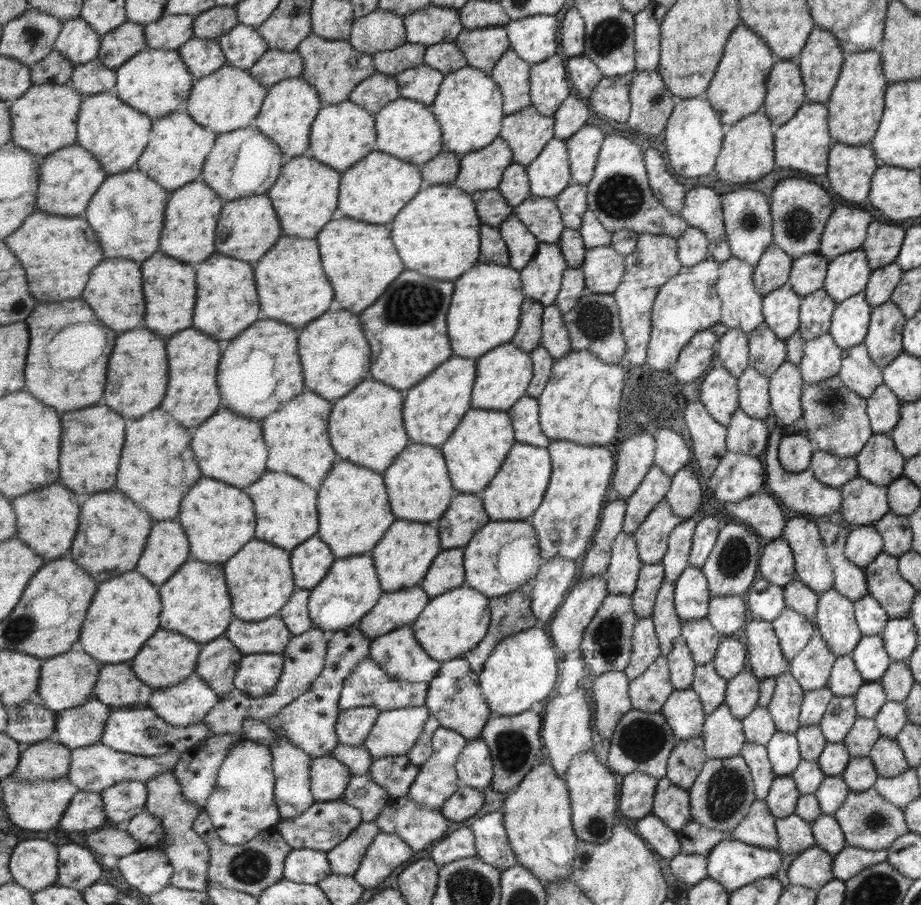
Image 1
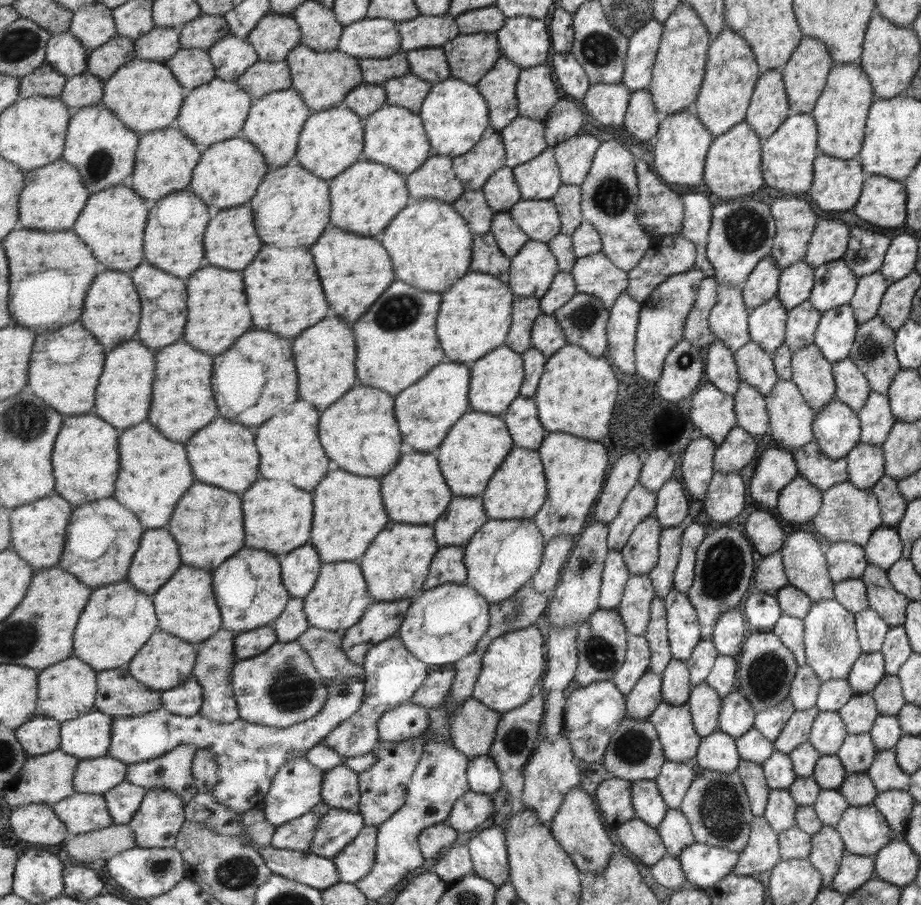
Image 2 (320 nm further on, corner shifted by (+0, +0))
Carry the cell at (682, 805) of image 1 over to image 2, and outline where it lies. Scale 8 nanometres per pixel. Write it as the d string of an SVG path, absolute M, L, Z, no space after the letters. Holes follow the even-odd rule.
M656 780L632 781L632 797L637 818L654 827L664 821L670 808L664 801Z

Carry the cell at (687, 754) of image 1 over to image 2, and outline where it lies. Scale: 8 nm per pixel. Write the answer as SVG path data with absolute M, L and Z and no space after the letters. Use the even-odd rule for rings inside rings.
M666 761L659 777L656 778L660 793L670 809L679 809L690 786L696 780L691 763Z

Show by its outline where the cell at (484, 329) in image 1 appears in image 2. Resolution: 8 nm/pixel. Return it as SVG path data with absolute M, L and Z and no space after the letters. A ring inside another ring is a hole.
M474 270L450 288L442 296L443 306L437 320L437 332L447 356L446 360L472 365L487 353L506 344L512 326L516 294L509 283L501 282L501 279L492 274Z

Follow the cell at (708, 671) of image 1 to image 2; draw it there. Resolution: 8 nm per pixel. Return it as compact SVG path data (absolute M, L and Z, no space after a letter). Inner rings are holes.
M707 682L692 688L688 700L697 734L702 738L713 734L720 728L720 712L723 699L720 694Z

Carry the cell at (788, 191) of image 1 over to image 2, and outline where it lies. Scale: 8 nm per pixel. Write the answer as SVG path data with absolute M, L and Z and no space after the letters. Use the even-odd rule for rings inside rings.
M782 195L782 197L768 200L768 204L769 210L770 206L773 206L772 218L777 218L777 238L772 238L773 254L770 255L775 259L776 265L782 271L788 268L789 265L802 260L817 218L809 203L799 197Z

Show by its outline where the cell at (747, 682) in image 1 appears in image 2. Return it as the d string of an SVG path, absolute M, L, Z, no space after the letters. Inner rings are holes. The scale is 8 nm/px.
M734 690L723 699L720 712L720 730L733 738L741 737L753 726L756 710L740 690Z

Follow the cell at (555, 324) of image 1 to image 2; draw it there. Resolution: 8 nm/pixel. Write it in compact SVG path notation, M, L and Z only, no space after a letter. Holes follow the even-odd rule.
M541 313L532 330L532 346L551 358L560 348L567 345L565 331L555 315Z

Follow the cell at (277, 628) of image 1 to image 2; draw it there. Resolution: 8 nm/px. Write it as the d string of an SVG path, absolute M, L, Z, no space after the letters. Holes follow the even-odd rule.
M273 625L260 629L244 631L236 635L236 655L239 659L248 659L263 654L278 641L278 636Z

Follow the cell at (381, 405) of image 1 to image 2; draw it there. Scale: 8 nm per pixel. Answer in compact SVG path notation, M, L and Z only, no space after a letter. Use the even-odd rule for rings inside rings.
M357 384L351 391L345 394L345 398L341 398L341 402L337 402L337 406L331 406L329 410L323 412L321 416L321 442L325 446L325 452L329 454L329 458L333 458L333 462L337 462L343 470L349 470L353 474L365 474L365 476L383 476L389 474L395 464L401 458L401 448L403 448L403 436L399 432L399 424L395 420L395 398L375 387ZM375 436L385 436L391 438L391 442L387 442L387 450L393 452L393 460L389 458L389 454L379 456L381 460L385 460L385 466L375 466L373 462L367 460L365 456L365 440L375 438Z

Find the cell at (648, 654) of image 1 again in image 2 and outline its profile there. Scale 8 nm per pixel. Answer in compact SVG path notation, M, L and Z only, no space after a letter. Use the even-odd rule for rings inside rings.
M628 635L628 652L625 664L614 678L623 694L628 696L646 673L650 671L652 650L646 635Z

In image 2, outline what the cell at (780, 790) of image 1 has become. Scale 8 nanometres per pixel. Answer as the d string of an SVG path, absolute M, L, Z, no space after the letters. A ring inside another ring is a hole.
M769 789L762 817L779 834L796 826L796 801L786 789Z

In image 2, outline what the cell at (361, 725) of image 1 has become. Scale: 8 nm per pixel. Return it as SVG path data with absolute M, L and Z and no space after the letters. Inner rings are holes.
M393 636L376 644L374 647L370 646L370 651L366 654L366 659L362 667L365 673L363 681L366 686L366 693L361 708L348 721L342 722L335 730L332 730L332 733L323 740L323 742L335 750L340 756L343 756L344 759L363 756L377 748L381 741L379 730L381 717L386 712L398 706L412 702L413 695L424 685L425 680L429 676L430 665L418 659L398 636Z

